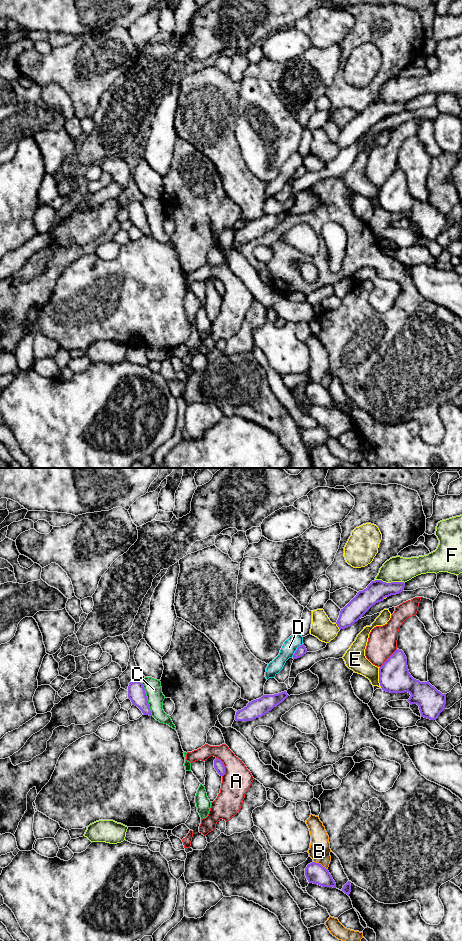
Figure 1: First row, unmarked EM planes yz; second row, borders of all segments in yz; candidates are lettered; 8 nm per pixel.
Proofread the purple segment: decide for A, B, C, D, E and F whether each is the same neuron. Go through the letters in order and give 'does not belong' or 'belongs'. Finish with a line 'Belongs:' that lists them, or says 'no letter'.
A: does not belong
B: does not belong
C: does not belong
D: does not belong
E: does not belong
F: does not belong
Belongs: no letter

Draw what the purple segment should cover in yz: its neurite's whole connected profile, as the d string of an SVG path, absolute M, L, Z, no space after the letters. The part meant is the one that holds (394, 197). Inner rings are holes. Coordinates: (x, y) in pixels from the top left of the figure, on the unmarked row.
M397 169L379 188L379 203L382 210L390 213L408 212L410 225L417 224L421 237L436 240L445 229L446 214L442 214L429 201L420 202L409 193L407 178Z

